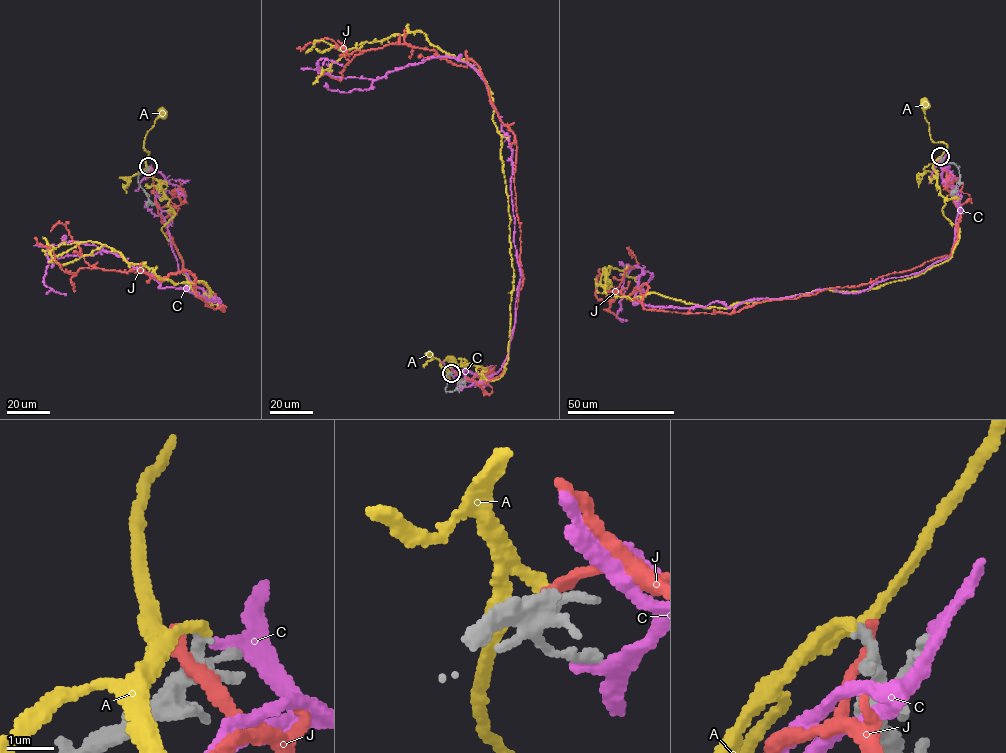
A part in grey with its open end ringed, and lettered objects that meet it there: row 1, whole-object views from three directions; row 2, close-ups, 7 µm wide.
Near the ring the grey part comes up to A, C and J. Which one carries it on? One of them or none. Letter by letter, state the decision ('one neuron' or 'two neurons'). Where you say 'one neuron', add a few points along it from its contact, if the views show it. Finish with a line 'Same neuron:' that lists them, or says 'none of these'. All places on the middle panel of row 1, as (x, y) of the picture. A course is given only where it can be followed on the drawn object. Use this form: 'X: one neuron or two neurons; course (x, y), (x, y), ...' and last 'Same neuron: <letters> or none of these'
A: one neuron; course (451, 373), (449, 380), (446, 370), (439, 365), (445, 360), (450, 360)
C: two neurons
J: two neurons
Same neuron: A

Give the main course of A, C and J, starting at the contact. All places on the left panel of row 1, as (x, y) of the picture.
A: (148, 166), (144, 137), (162, 111)
C: (150, 167), (163, 176), (155, 200), (178, 268), (219, 303), (72, 241), (50, 246), (43, 281), (66, 294)
J: (148, 168), (183, 269), (224, 311), (206, 306), (185, 270), (163, 280), (85, 267), (72, 274), (34, 237)

